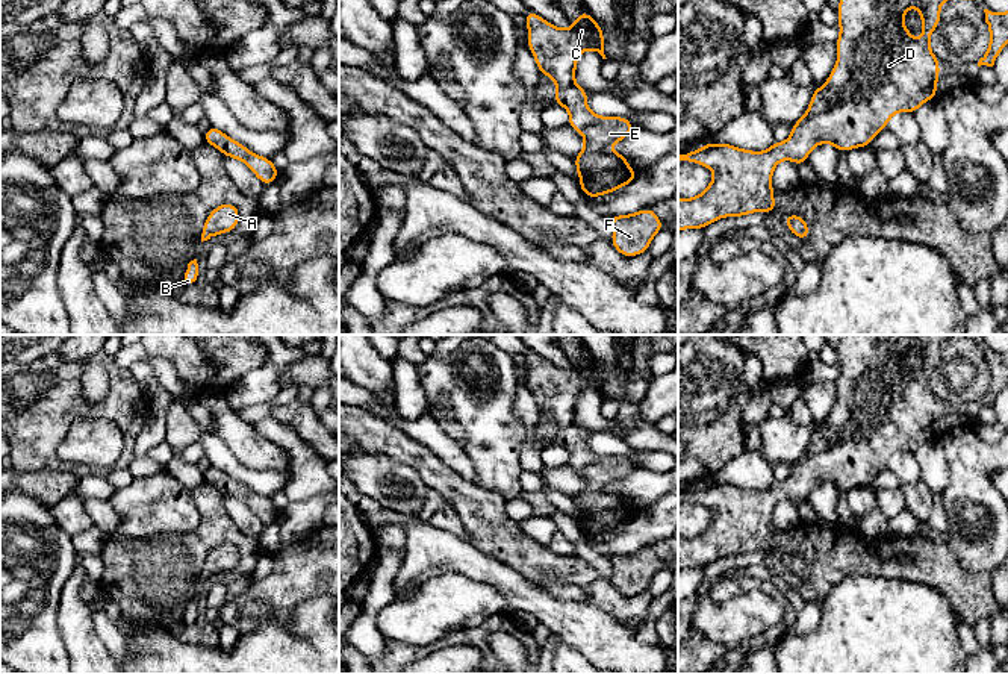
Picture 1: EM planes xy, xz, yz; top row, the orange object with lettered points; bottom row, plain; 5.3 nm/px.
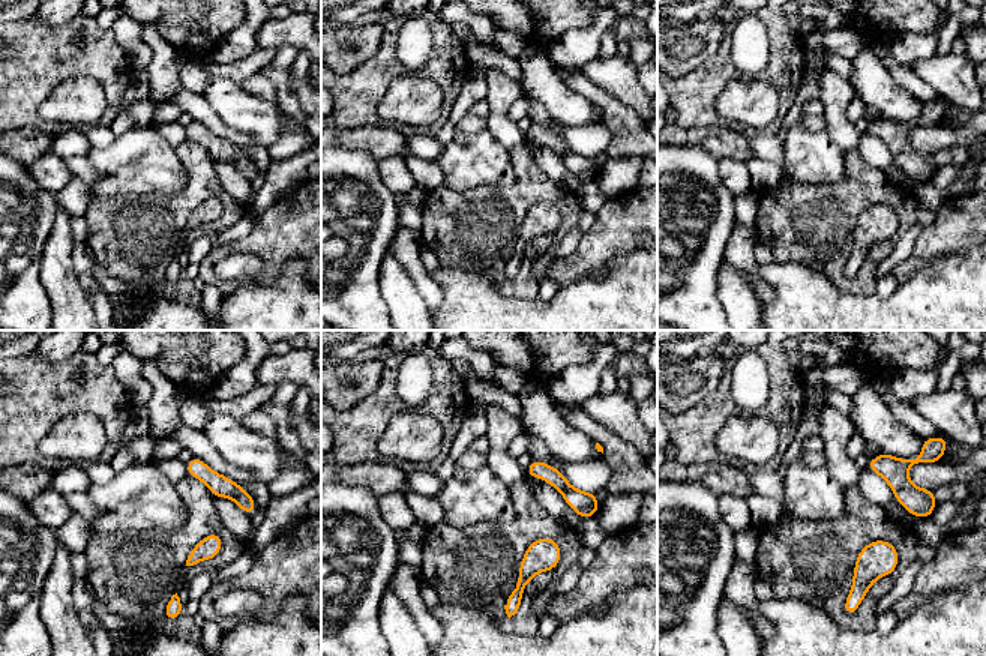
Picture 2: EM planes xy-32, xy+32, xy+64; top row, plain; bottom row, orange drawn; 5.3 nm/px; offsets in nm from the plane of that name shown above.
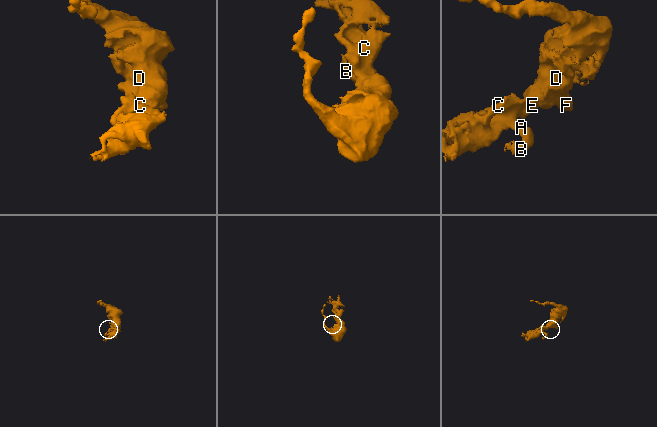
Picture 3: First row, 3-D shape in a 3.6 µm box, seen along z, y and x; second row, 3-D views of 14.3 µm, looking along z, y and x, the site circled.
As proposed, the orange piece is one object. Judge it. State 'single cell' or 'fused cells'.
single cell

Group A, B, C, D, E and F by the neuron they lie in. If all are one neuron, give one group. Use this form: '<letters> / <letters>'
A B C D E F

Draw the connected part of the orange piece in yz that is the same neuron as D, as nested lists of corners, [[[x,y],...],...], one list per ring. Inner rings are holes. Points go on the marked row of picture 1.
[[[840,0],[837,6],[840,36],[834,42],[838,58],[822,88],[814,88],[807,112],[792,126],[792,133],[786,142],[775,141],[764,151],[739,148],[731,144],[704,144],[692,153],[678,153],[678,162],[695,162],[714,173],[711,183],[693,198],[678,198],[678,230],[705,229],[708,224],[725,217],[745,217],[752,212],[775,212],[772,173],[784,159],[790,159],[796,167],[807,162],[810,151],[820,144],[829,142],[840,153],[851,148],[869,147],[870,141],[887,129],[888,120],[896,112],[914,114],[923,103],[937,95],[938,67],[941,62],[934,56],[929,41],[932,32],[940,24],[941,3],[946,0]],[[910,6],[919,9],[922,18],[922,38],[913,41],[913,33],[904,27],[904,18]]]

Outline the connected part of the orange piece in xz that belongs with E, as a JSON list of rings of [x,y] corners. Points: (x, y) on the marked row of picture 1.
[[[531,9],[524,17],[528,29],[527,42],[539,73],[557,85],[552,105],[569,111],[566,126],[584,138],[584,148],[574,158],[583,194],[595,198],[627,186],[639,174],[624,154],[607,153],[605,148],[625,139],[634,130],[634,124],[625,117],[601,117],[592,112],[586,105],[590,92],[575,83],[578,56],[584,50],[596,50],[607,59],[601,26],[586,9],[569,29],[548,23]]]

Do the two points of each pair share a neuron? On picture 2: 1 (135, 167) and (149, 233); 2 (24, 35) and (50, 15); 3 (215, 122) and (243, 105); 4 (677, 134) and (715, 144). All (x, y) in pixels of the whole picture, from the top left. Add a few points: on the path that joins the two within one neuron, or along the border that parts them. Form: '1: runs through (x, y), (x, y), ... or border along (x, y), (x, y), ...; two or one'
1: border along (176, 192), (132, 198), (105, 197); two
2: border along (33, 15), (50, 24), (63, 24), (77, 17); two
3: border along (201, 93), (212, 110), (228, 126), (249, 137); two
4: runs through (686, 137), (706, 137); one

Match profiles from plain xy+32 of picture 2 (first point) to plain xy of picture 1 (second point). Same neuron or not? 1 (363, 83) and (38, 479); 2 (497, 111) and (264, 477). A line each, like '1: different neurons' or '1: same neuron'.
1: different neurons
2: different neurons

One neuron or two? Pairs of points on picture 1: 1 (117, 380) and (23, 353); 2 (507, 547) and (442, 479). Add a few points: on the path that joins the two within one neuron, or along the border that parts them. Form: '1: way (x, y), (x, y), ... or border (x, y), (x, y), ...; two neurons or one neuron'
1: border (55, 352), (35, 361); two neurons
2: way (491, 529), (483, 514), (460, 491); one neuron

